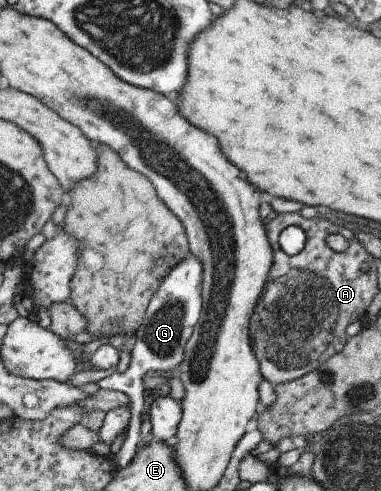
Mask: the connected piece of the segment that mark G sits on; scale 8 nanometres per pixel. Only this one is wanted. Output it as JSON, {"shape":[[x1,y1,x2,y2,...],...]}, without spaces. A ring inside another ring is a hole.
{"shape":[[188,255,169,269,166,277,161,281,157,291,149,301,146,313,143,314,142,325,134,331,137,343,131,352,128,369,124,373,116,373,100,378,99,388,123,392,130,399,130,423,126,439,121,449,115,453,116,468,119,472,126,468,135,456,140,436,140,426,144,408,144,380,146,372,162,372,174,369,181,364,186,344,192,335,194,326,199,322,202,313,203,297,203,263,195,255]]}

